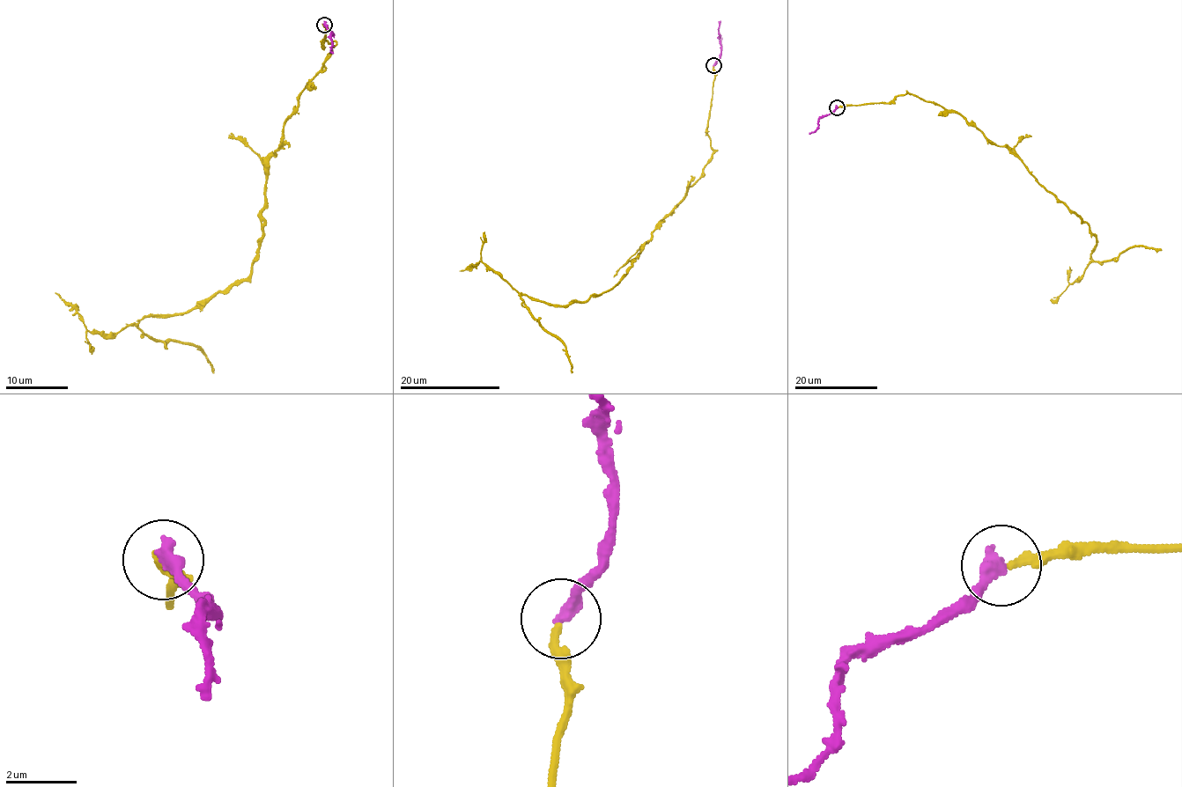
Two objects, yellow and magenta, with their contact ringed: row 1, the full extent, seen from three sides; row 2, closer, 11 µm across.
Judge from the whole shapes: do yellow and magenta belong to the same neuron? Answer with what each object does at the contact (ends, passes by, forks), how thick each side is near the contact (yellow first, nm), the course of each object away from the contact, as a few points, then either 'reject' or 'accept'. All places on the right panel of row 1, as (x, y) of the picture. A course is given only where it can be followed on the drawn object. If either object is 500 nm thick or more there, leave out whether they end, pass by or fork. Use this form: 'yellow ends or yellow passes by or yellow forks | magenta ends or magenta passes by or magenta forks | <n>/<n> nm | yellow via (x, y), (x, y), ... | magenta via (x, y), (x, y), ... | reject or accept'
yellow ends | magenta ends | 220/440 nm | yellow via (838, 106), (912, 94), (957, 112), (1087, 223), (1097, 243), (1093, 260), (1135, 246), (1162, 250) | magenta via (837, 106), (822, 115), (819, 126), (809, 134) | accept

